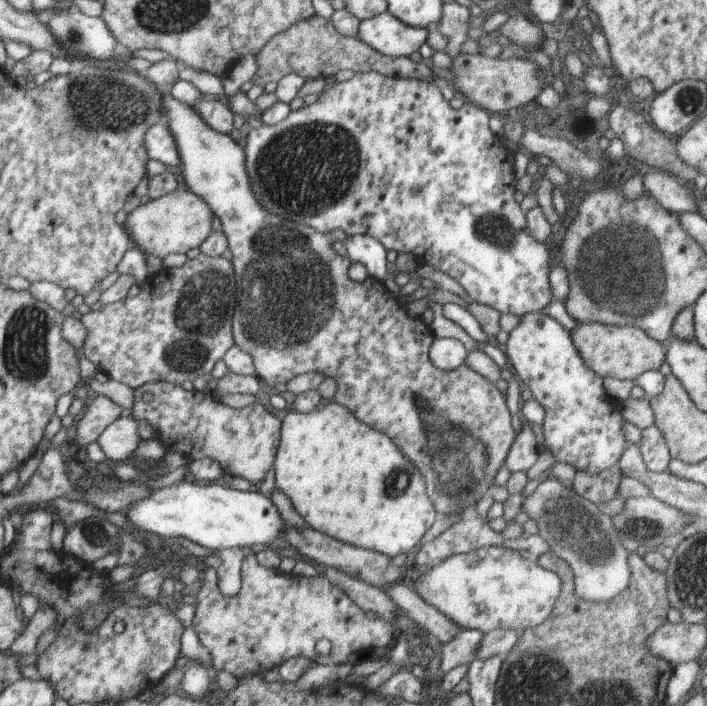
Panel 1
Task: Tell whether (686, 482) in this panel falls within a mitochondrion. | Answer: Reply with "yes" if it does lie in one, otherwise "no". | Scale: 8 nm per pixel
no

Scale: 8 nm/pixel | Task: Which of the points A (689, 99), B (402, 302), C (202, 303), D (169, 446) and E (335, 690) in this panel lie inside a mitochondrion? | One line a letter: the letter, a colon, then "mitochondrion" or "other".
A: mitochondrion
B: other
C: mitochondrion
D: other
E: other

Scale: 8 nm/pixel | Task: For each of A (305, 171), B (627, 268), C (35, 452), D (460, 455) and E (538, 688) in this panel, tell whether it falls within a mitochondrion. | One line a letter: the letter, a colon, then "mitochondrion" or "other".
A: mitochondrion
B: mitochondrion
C: other
D: mitochondrion
E: mitochondrion

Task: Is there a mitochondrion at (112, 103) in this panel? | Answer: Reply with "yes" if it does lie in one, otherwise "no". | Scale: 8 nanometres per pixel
yes

